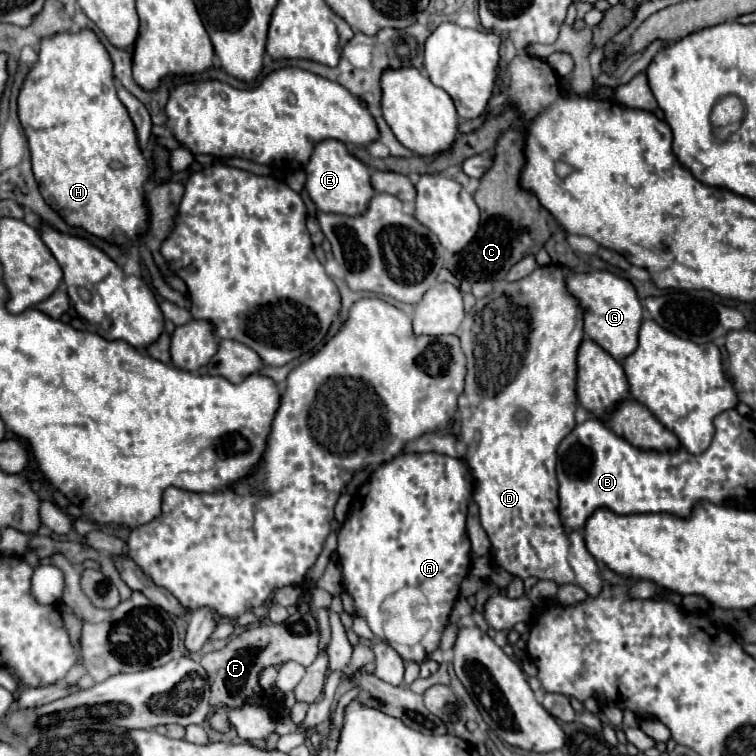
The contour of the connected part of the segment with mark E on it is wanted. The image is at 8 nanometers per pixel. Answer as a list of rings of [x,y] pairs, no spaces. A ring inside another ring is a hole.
[[[332,139],[318,143],[306,165],[306,175],[306,191],[318,211],[338,215],[364,215],[364,211],[368,211],[368,199],[374,195],[370,171],[362,161],[348,153],[344,143]]]

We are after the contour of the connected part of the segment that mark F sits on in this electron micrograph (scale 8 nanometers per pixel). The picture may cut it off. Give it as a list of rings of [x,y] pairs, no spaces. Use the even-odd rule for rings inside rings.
[[[296,613],[282,625],[266,623],[266,625],[252,627],[252,629],[244,631],[242,635],[238,635],[236,639],[232,639],[222,651],[202,655],[200,665],[204,667],[206,675],[212,681],[210,705],[216,709],[216,713],[210,721],[212,727],[216,731],[228,731],[228,717],[224,713],[224,707],[238,709],[238,707],[242,707],[242,701],[248,695],[260,693],[260,687],[258,687],[260,669],[272,667],[272,665],[278,665],[278,663],[290,661],[290,659],[296,659],[298,663],[308,667],[318,657],[318,653],[320,653],[318,621],[312,617],[312,613],[306,613],[306,615]]]

